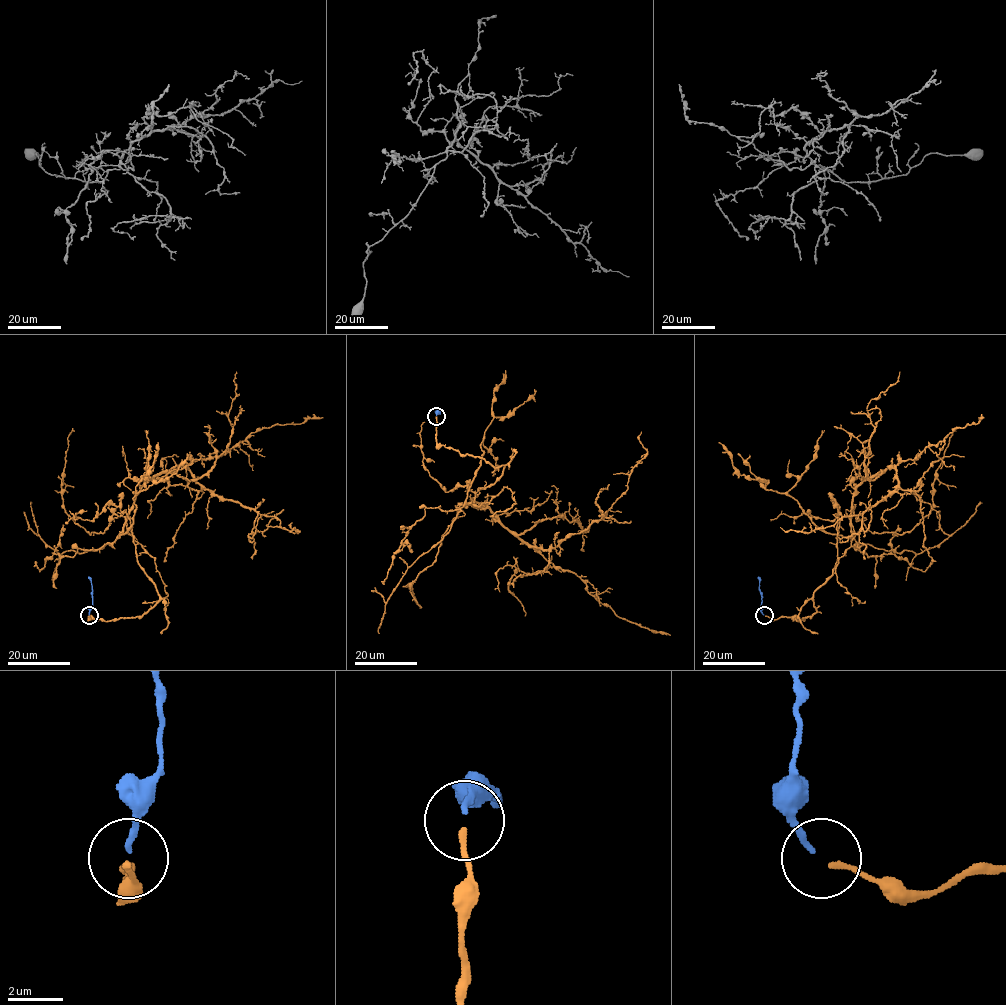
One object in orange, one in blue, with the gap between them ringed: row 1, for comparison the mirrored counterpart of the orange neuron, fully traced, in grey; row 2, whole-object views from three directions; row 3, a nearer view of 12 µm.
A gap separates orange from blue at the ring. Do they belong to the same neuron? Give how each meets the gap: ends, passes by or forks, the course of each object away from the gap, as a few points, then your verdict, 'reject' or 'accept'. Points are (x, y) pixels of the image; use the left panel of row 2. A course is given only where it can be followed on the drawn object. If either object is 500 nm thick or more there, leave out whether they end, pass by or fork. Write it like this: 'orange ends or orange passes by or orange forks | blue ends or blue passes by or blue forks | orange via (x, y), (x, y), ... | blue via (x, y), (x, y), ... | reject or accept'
orange ends | blue ends | orange via (88, 616), (142, 616), (159, 600), (127, 515), (158, 474), (182, 466), (224, 499), (293, 527) | blue via (89, 615), (92, 592), (88, 577) | accept

